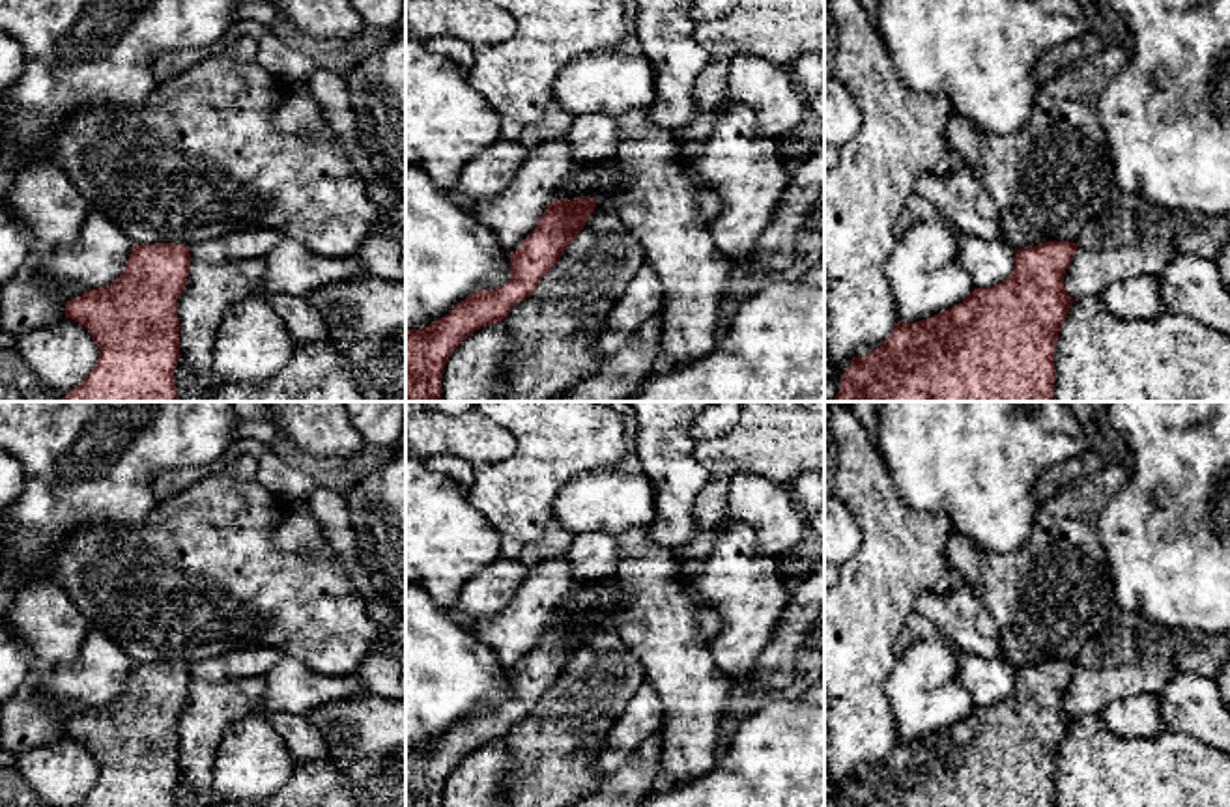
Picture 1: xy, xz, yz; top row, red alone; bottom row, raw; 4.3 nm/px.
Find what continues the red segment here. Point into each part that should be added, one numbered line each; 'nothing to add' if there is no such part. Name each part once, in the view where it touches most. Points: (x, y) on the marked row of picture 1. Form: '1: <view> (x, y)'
nothing to add

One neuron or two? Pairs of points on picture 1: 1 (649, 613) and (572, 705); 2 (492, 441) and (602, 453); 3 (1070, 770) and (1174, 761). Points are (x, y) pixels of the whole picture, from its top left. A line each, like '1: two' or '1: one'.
1: two
2: two
3: one

